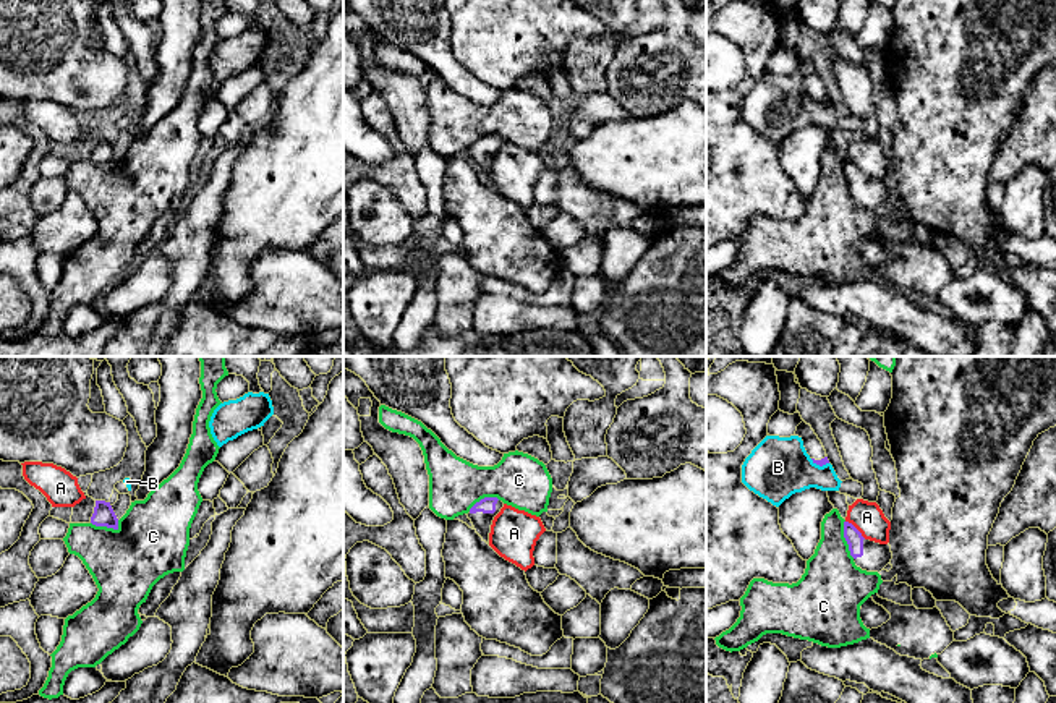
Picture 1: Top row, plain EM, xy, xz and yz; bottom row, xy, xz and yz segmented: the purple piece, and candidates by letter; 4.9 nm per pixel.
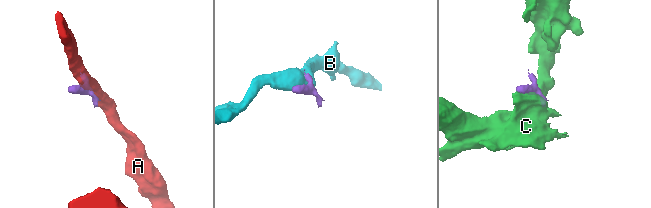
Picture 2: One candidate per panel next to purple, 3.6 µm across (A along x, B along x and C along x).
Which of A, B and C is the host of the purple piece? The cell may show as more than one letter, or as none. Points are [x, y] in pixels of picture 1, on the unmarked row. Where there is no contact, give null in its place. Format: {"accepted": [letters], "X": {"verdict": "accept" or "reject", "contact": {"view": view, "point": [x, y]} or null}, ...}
{"accepted": [], "A": {"verdict": "reject", "contact": {"view": "yz", "point": [855, 166]}}, "B": {"verdict": "reject", "contact": {"view": "yz", "point": [820, 102]}}, "C": {"verdict": "reject", "contact": {"view": "yz", "point": [846, 177]}}}

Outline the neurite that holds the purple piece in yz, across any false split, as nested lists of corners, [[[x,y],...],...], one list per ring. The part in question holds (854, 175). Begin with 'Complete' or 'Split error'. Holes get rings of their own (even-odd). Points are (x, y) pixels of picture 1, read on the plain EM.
Split error. [[[844,159],[844,175],[857,204],[867,209],[881,209],[892,196],[891,183],[865,177],[849,159]]]

